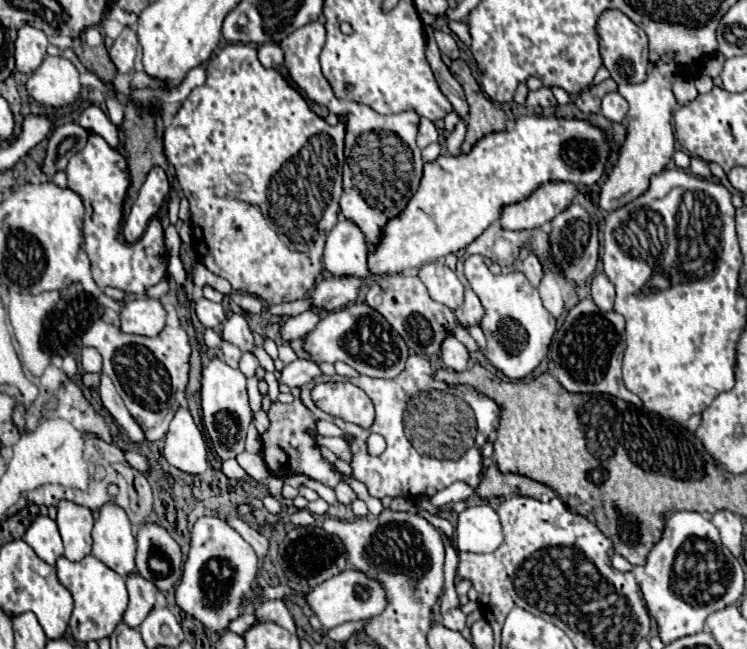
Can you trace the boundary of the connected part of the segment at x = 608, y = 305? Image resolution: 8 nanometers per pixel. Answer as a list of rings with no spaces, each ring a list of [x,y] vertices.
[[[596,274],[594,282],[592,282],[592,298],[596,302],[596,306],[604,312],[614,308],[614,284],[604,276],[604,274]]]

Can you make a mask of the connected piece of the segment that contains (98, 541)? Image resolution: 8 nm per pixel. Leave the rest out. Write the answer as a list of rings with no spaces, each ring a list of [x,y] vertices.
[[[114,504],[102,506],[94,522],[92,538],[92,554],[102,564],[108,564],[108,568],[124,578],[128,576],[128,572],[136,572],[136,540],[132,536],[128,516],[122,508]]]

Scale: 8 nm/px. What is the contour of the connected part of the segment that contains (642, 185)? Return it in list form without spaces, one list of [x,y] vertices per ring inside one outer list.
[[[664,56],[656,66],[650,68],[648,80],[642,84],[618,85],[618,94],[622,94],[628,104],[628,136],[620,150],[620,158],[612,168],[612,174],[606,178],[600,190],[600,208],[606,212],[614,212],[624,204],[636,200],[648,190],[650,178],[660,174],[674,154],[674,128],[672,128],[672,110],[677,109],[676,98],[672,92],[674,82],[674,64],[670,56]]]

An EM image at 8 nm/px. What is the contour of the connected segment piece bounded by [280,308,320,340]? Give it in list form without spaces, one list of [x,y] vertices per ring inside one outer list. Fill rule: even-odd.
[[[310,308],[310,310],[306,310],[294,318],[288,318],[280,332],[286,340],[296,340],[296,338],[308,334],[318,324],[318,320],[320,320],[320,314],[316,312],[316,308]]]

